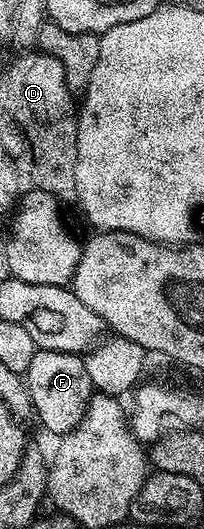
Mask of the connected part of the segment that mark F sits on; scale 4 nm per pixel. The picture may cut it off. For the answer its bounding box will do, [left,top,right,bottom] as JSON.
[23,350,95,432]

